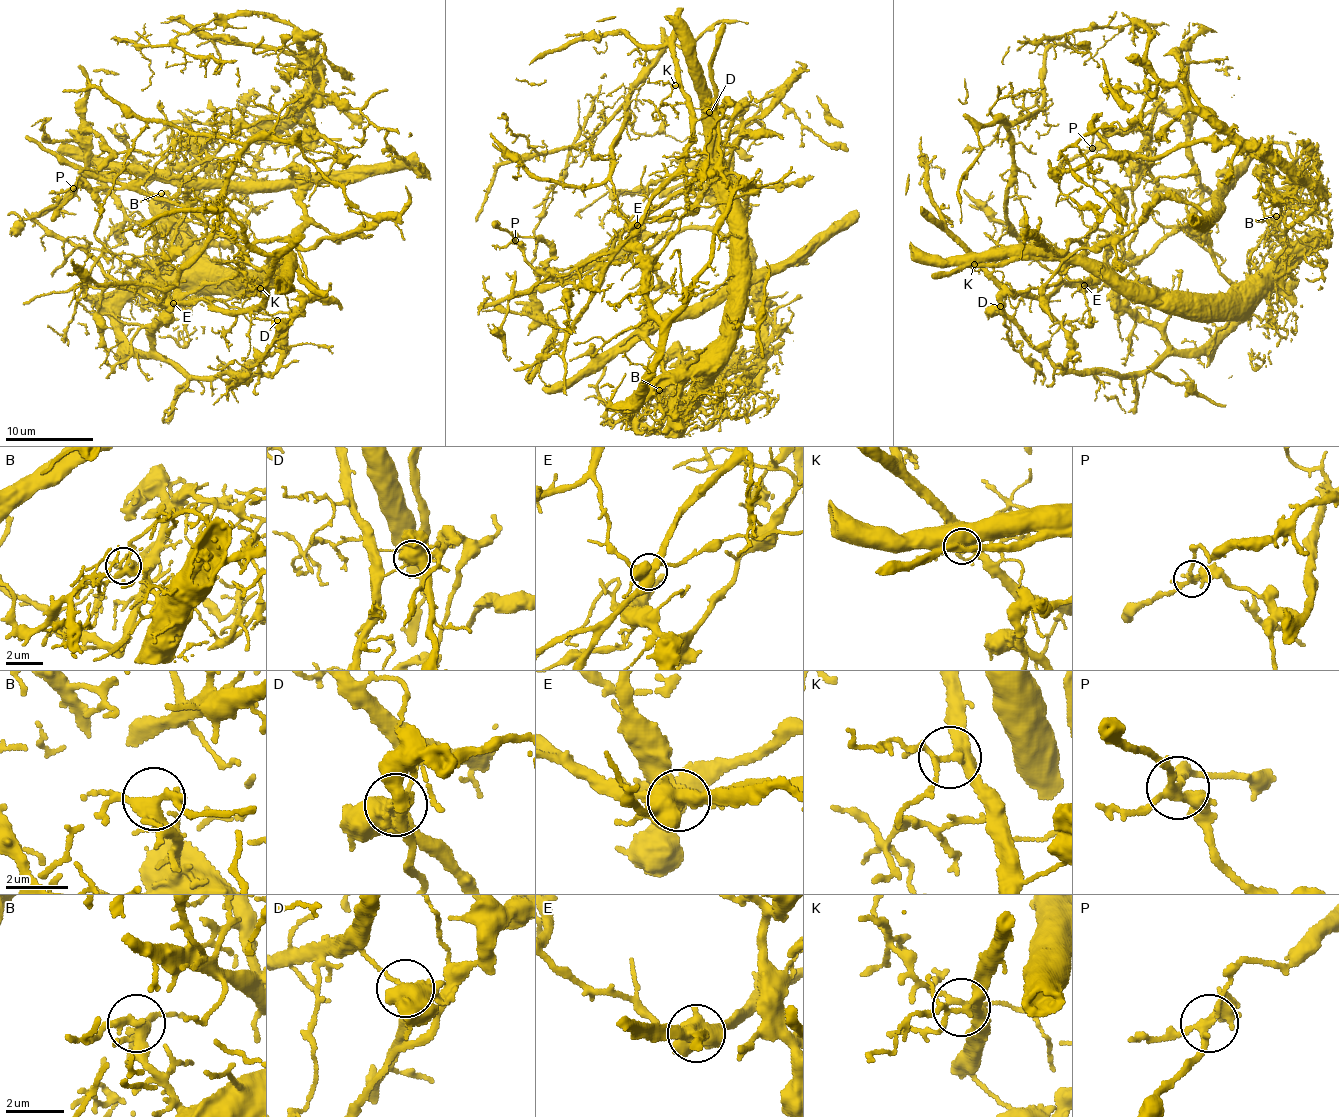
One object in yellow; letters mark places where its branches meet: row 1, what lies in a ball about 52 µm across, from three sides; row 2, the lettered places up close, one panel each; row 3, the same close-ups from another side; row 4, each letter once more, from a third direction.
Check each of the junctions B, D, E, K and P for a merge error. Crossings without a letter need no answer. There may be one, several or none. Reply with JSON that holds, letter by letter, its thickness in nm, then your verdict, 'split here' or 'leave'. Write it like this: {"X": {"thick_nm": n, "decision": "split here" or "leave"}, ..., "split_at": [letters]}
{"B": {"thick_nm": 340, "decision": "leave"}, "D": {"thick_nm": 550, "decision": "split here"}, "E": {"thick_nm": 550, "decision": "split here"}, "K": {"thick_nm": 260, "decision": "leave"}, "P": {"thick_nm": 280, "decision": "split here"}, "split_at": ["D", "E", "P"]}

